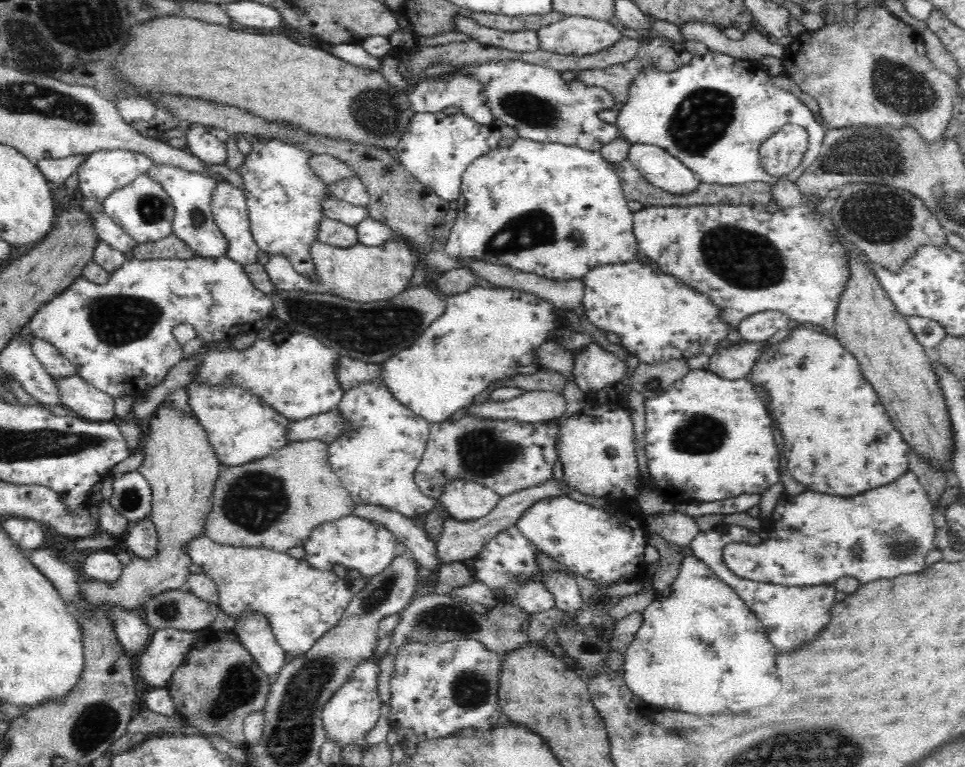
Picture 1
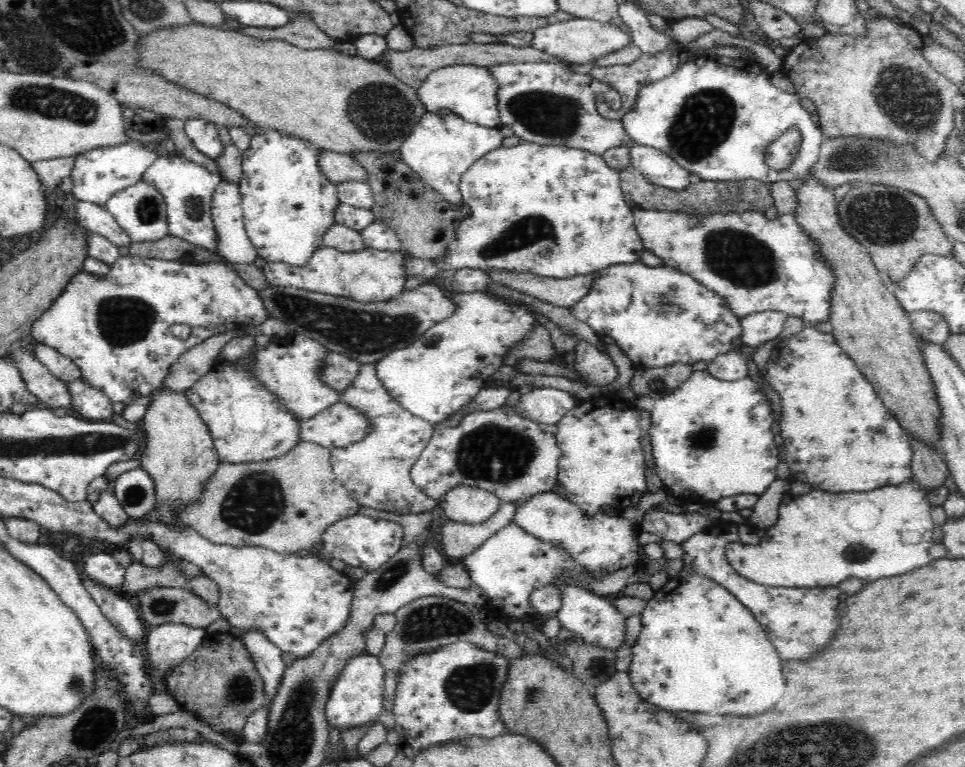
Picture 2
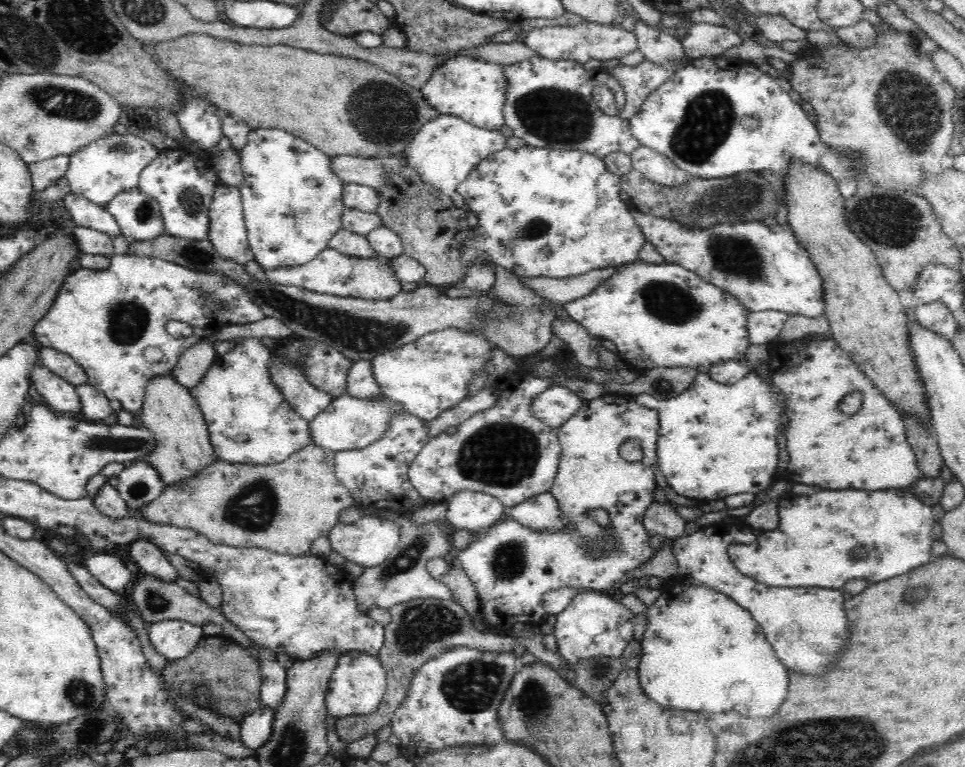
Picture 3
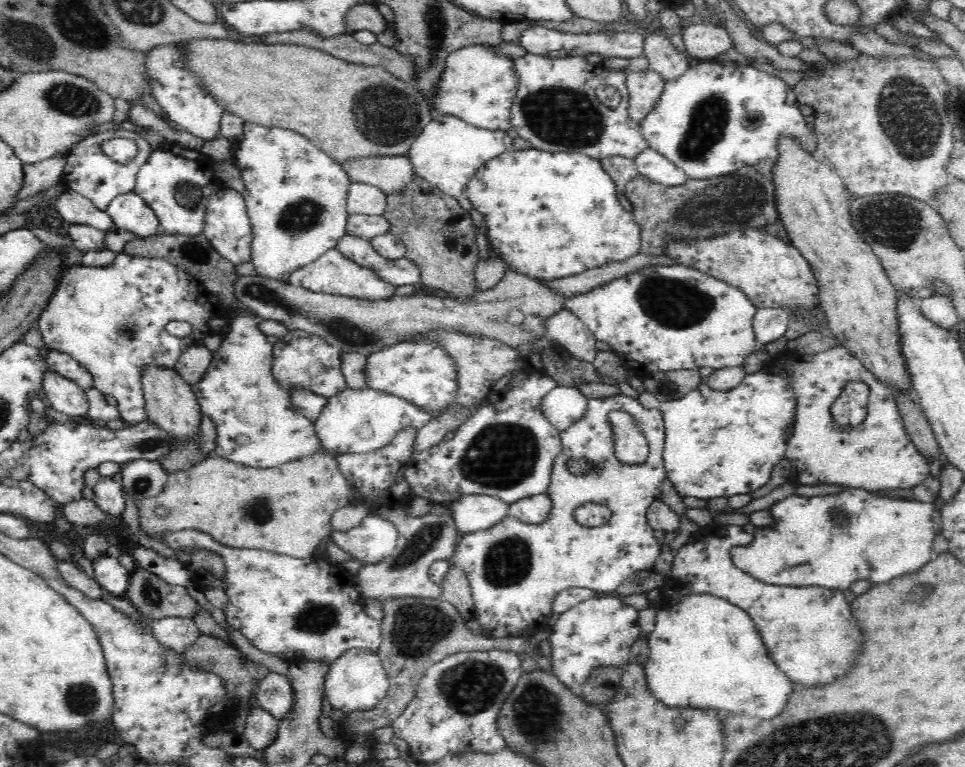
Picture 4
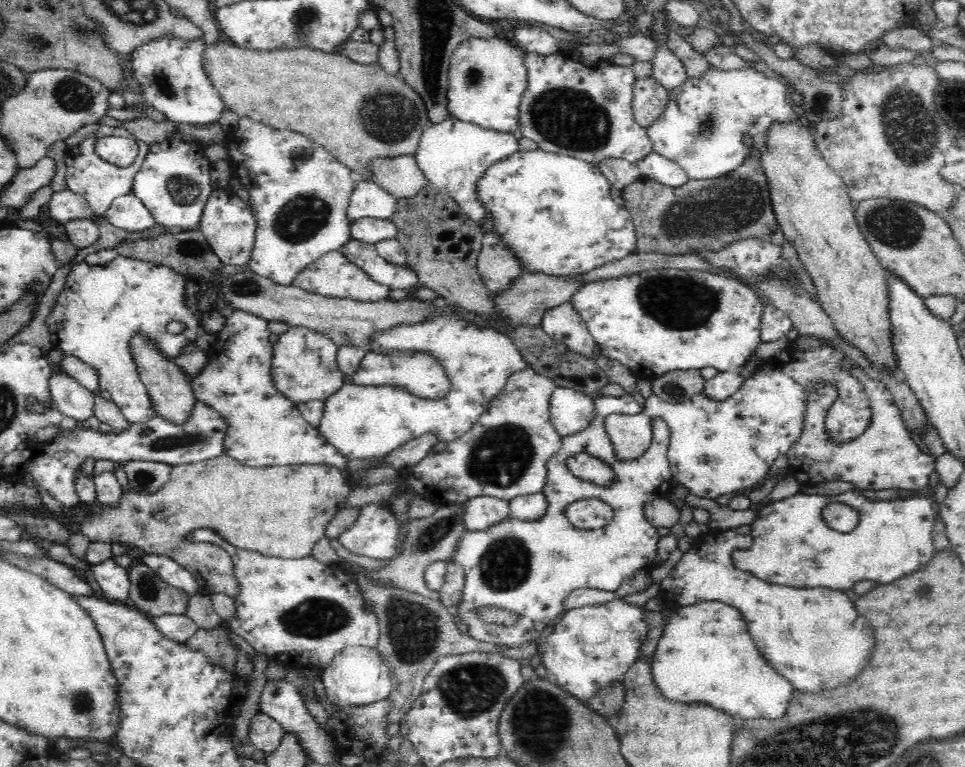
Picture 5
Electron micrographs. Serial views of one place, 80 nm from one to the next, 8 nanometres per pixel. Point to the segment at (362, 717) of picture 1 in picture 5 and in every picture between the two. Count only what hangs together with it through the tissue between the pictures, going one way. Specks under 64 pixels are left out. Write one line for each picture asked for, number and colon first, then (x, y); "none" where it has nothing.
2: (357, 697)
3: (359, 682)
4: (356, 681)
5: (357, 675)

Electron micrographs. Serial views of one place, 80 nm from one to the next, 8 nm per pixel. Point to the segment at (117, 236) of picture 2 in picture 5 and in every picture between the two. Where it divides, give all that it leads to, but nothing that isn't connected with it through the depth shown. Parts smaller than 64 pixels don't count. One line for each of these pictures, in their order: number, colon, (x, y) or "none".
3: (83, 212)
4: (72, 207)
5: (65, 205)

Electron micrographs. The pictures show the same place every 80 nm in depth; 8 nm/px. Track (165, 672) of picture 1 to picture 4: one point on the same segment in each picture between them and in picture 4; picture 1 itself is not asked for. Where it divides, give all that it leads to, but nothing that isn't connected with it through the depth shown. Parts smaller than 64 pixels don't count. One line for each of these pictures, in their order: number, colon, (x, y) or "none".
2: (168, 644)
3: (173, 639)
4: (176, 632)

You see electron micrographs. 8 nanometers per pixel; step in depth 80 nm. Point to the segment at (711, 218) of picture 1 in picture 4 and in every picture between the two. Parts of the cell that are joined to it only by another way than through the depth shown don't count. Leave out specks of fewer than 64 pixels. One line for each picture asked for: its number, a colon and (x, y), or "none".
2: (756, 264)
3: (765, 267)
4: (772, 274)

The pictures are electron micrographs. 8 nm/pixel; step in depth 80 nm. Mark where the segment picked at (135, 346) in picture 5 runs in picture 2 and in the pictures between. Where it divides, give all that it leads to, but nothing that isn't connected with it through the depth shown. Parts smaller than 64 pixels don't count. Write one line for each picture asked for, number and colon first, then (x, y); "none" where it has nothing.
2: (179, 455)
3: (170, 411)
4: (171, 403)

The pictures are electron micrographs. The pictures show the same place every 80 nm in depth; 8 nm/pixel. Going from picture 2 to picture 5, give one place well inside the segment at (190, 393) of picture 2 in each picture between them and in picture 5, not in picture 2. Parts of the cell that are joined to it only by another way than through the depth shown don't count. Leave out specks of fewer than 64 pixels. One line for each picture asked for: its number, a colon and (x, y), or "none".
3: (250, 422)
4: (258, 426)
5: (265, 428)

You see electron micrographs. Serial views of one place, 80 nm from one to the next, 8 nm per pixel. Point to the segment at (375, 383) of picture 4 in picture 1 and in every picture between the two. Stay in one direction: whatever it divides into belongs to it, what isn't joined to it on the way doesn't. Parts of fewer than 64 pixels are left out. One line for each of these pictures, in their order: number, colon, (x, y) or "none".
1: (485, 335)
2: (445, 367)
3: (431, 374)

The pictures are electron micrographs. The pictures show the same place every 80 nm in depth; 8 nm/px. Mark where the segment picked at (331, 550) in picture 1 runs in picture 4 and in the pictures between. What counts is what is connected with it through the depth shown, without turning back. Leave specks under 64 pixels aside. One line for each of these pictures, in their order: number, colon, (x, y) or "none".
2: (362, 541)
3: (369, 542)
4: (375, 538)

